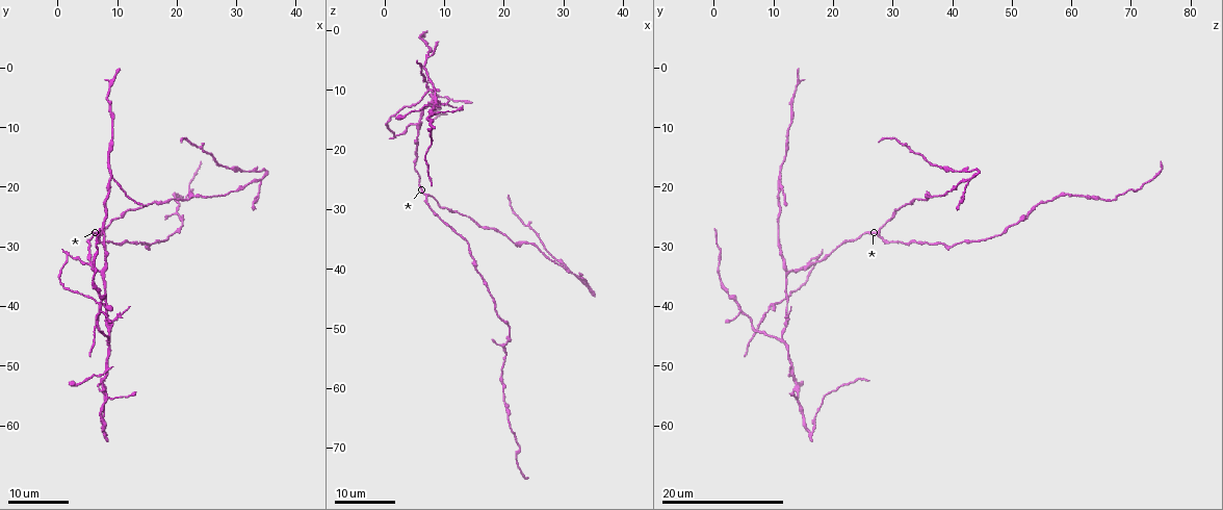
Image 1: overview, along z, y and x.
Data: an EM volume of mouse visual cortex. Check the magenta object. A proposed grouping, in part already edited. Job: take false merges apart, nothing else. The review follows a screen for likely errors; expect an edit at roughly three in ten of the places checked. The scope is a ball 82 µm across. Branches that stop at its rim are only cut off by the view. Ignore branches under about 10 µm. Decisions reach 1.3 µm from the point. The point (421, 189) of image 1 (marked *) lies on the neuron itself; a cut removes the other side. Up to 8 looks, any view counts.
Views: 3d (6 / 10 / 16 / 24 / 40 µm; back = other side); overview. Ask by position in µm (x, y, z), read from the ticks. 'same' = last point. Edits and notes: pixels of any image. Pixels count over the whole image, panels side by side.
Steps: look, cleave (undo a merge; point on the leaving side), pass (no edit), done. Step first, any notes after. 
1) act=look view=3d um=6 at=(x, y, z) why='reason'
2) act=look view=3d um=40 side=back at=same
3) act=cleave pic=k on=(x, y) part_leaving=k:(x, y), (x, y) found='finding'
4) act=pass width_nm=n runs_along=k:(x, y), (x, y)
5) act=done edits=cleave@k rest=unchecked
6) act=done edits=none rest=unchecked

act=look view=3d um=16 at=(5.0, 33.0, 16.0) why='a fork'

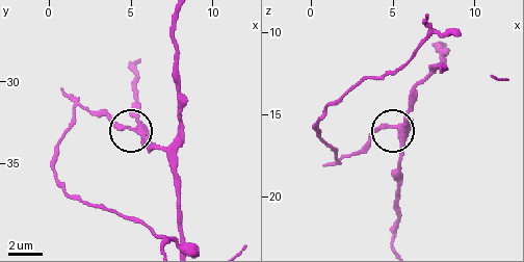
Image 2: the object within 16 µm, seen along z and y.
act=look view=3d um=6 at=(5.2, 32.9, 15.7)

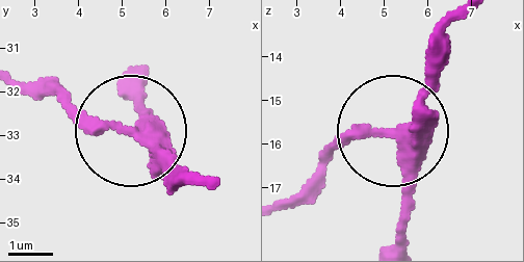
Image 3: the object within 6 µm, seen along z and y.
act=pass side_arm_um=32 runs_along=3:(138, 80), (138, 121), (115, 136), (52, 84) found='continuous, no second neuron'

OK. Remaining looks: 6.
act=look view=3d um=16 at=(9.0, 46.0, 11.0) why='three-way junction'

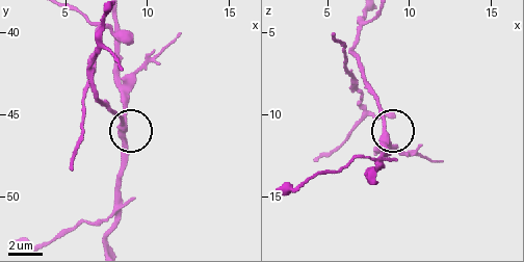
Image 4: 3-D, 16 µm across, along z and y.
act=look view=3d um=10 at=(8.6, 45.6, 10.9)

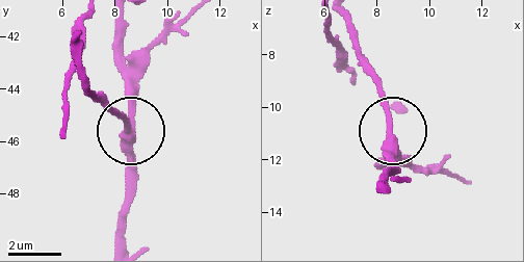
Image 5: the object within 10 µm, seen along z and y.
act=pass side_arm_um=27 runs_along=5:(120, 22), (127, 130), (113, 109) found='continuous, no second neuron'

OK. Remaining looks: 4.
act=look view=3d um=24 at=(7.5, 34.5, 12.0) why='a fork'

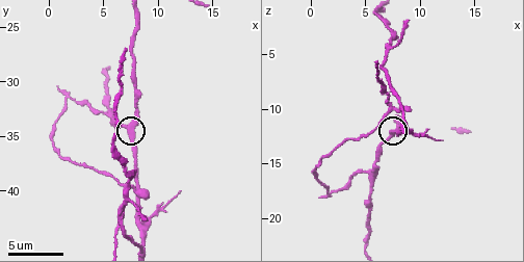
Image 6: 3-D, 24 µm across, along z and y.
act=look view=3d um=6 at=same

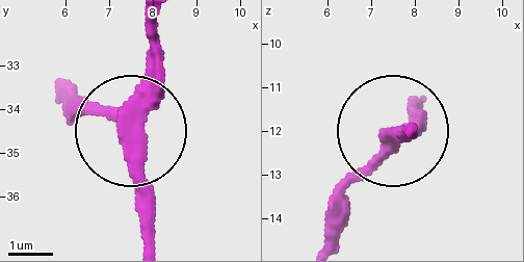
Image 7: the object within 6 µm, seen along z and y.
act=pass runs_along=7:(63, 81), (124, 126), (150, 22) found='continuous, no second neuron'

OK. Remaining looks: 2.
act=look view=3d um=24 at=(6.5, 28.5, 28.0) why='arms part here'

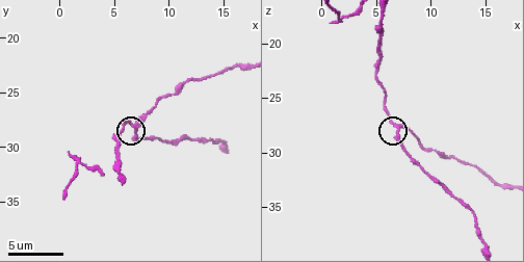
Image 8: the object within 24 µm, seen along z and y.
act=look view=3d um=6 at=(7.0, 28.2, 27.6)

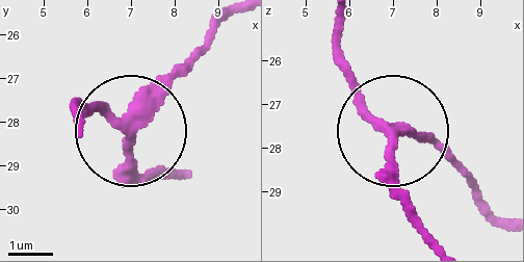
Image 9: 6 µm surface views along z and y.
act=pass arms=3 runs_along=9:(97, 106), (138, 118), (201, 54) found='one neuron here'

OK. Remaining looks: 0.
act=done edits=none rest=unchecked

